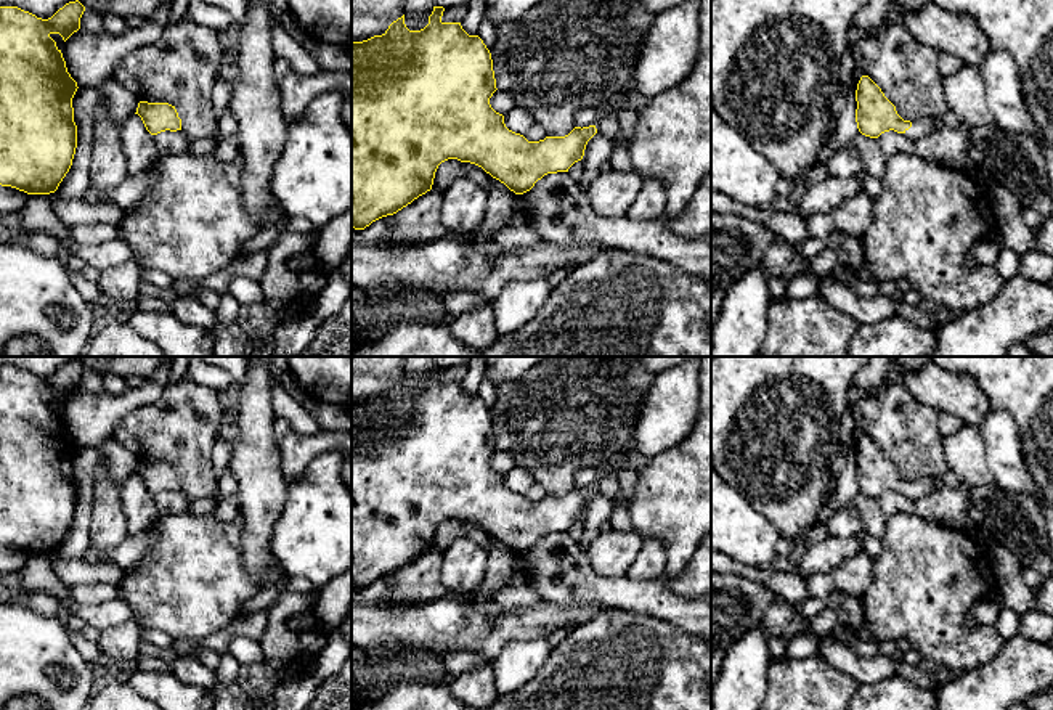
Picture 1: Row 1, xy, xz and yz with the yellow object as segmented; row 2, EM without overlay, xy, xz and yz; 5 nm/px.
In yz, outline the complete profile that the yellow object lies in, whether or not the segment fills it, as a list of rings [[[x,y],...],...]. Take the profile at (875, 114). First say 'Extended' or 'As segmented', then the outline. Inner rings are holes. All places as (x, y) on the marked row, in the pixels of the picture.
Extended. [[[862,75],[856,90],[856,122],[862,135],[878,138],[881,133],[894,130],[918,141],[937,129],[944,127],[942,119],[904,120],[896,106],[884,96],[881,88],[868,77]]]

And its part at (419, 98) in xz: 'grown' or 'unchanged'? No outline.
unchanged

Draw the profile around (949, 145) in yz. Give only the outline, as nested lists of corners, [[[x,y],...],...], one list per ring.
[[[965,124],[958,127],[944,125],[918,141],[894,130],[884,132],[878,138],[870,138],[859,132],[854,146],[862,157],[864,169],[878,180],[883,178],[884,167],[894,154],[910,151],[971,175],[976,164],[968,156],[970,129]]]

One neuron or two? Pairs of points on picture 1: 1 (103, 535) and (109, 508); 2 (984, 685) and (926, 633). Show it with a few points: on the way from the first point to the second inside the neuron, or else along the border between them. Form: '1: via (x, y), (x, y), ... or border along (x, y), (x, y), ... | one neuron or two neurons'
1: via (108, 529), (108, 514) | one neuron
2: border along (1002, 649), (989, 661), (962, 673) | two neurons

